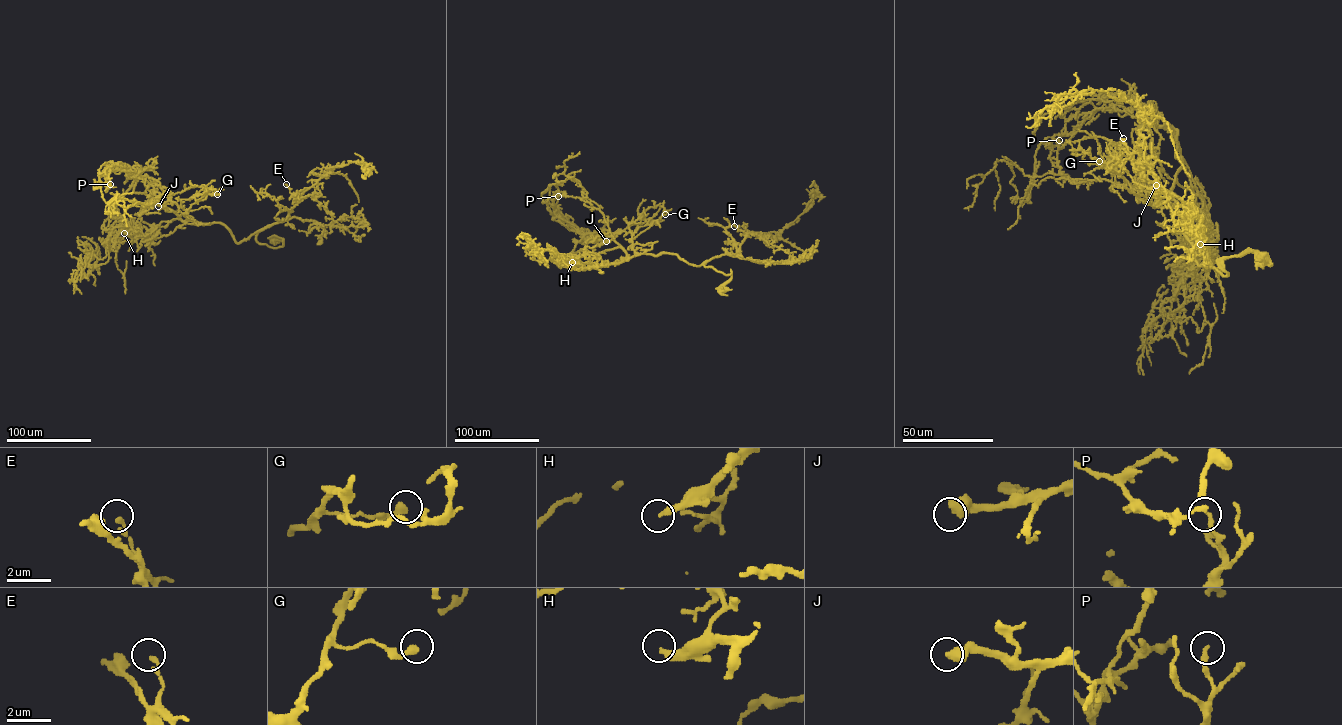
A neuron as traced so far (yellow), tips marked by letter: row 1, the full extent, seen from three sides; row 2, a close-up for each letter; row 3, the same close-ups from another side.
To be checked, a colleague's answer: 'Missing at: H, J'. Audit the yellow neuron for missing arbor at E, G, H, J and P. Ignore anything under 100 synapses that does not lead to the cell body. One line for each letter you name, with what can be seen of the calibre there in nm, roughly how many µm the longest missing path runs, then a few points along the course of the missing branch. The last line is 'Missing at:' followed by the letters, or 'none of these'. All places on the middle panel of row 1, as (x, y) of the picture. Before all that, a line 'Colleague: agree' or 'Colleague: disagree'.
Colleague: agree
H: 320 nm | 130 µm | (572, 262), (564, 263), (556, 251), (534, 244), (530, 238), (532, 234)
J: 550 nm | 50 µm | (606, 241), (601, 240), (592, 252), (588, 251)
Missing at: H, J

